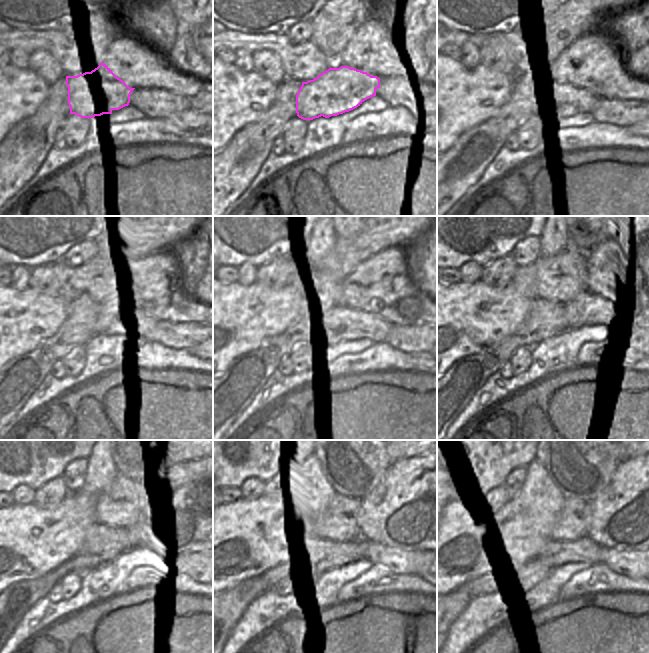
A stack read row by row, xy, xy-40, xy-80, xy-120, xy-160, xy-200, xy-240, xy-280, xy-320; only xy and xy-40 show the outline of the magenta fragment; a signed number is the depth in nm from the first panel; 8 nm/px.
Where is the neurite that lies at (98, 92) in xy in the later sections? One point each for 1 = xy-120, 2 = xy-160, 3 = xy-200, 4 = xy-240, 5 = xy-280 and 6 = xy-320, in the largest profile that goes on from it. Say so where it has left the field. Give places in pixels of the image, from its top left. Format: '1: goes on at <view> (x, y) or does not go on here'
1: goes on at xy-120 (113, 320)
2: goes on at xy-160 (349, 322)
3: goes on at xy-200 (577, 316)
4: goes on at xy-240 (170, 558)
5: goes on at xy-280 (399, 561)
6: goes on at xy-320 (632, 563)

